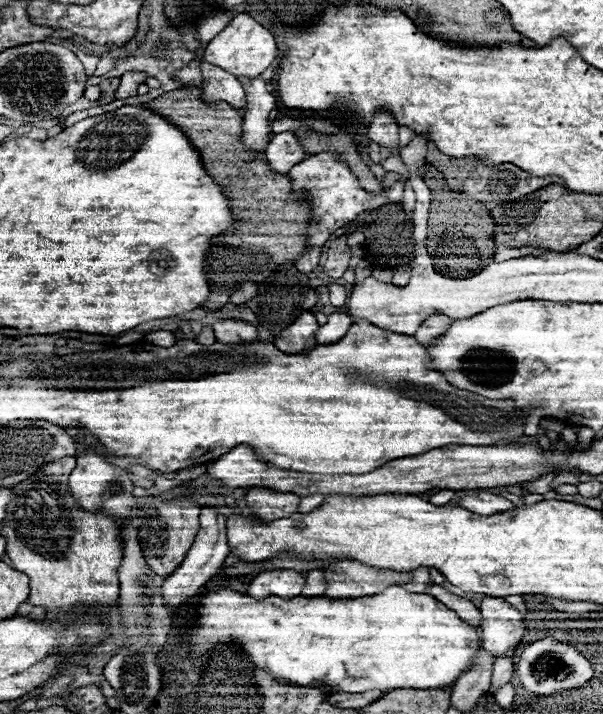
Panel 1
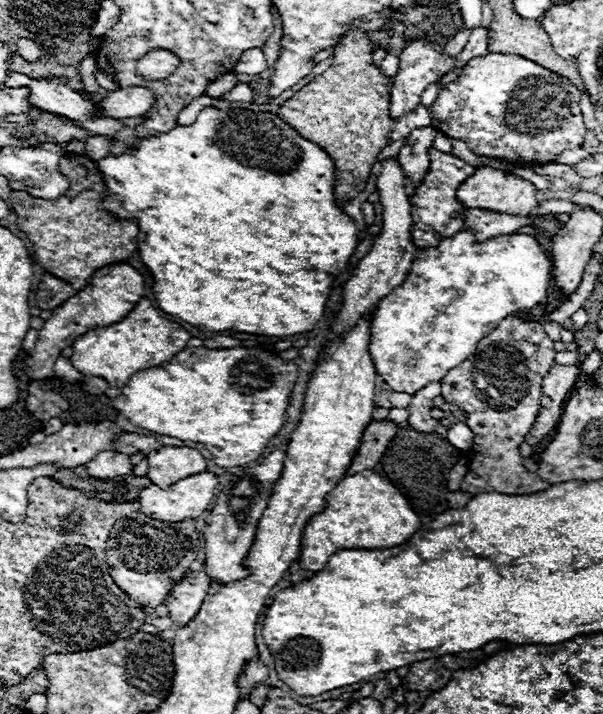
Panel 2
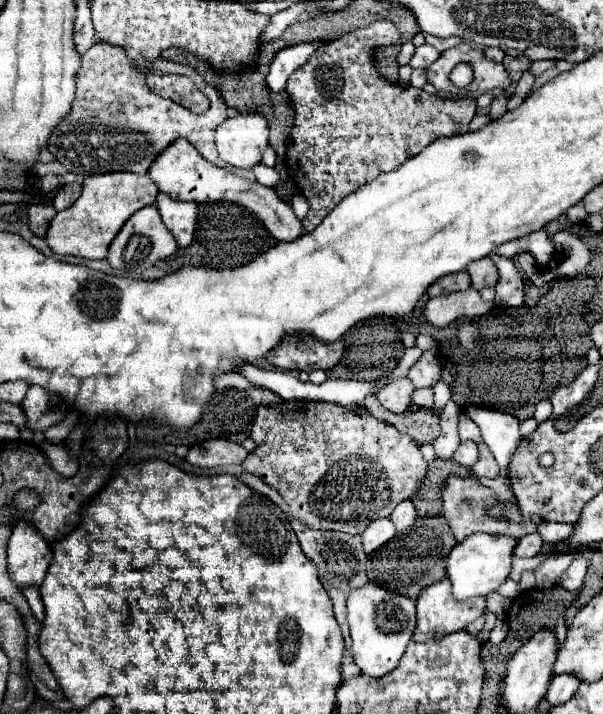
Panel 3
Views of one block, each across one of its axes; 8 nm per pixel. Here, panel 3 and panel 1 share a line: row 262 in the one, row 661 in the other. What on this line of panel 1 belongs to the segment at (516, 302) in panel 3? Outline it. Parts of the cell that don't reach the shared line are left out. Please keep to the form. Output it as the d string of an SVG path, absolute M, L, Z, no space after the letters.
M508 652L504 658L496 658L494 660L494 670L492 670L492 688L490 692L496 692L502 684L510 682L514 676L514 660L512 660L514 652Z

